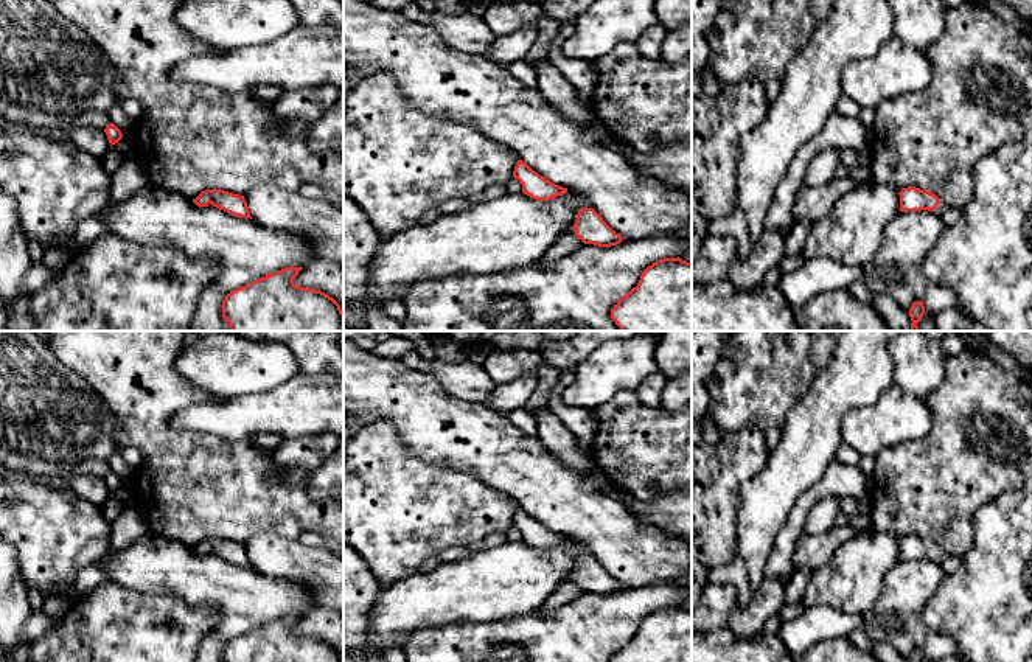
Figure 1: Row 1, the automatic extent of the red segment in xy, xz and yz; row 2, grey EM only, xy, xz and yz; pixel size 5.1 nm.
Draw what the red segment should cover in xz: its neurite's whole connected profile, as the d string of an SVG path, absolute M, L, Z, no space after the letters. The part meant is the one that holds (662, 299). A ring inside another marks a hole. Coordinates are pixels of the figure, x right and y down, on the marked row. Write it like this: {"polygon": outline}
{"polygon": "M664 258L648 266L637 283L611 309L622 331L692 331L692 263Z"}

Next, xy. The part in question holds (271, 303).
{"polygon": "M284 267L225 295L228 331L343 331L343 311L328 294L294 284L303 267Z"}

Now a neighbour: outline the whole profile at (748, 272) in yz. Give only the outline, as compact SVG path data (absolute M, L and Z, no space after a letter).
M765 228L757 244L746 258L738 258L729 274L727 280L740 289L752 289L763 283L765 274L777 266L785 256L786 235L785 230Z

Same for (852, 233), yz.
M870 180L844 194L827 218L813 222L805 261L830 258L858 269L872 263L883 232L900 213L900 191Z

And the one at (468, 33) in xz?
M437 11L431 16L431 25L440 37L454 50L483 54L496 34L482 17L471 14L443 14Z

